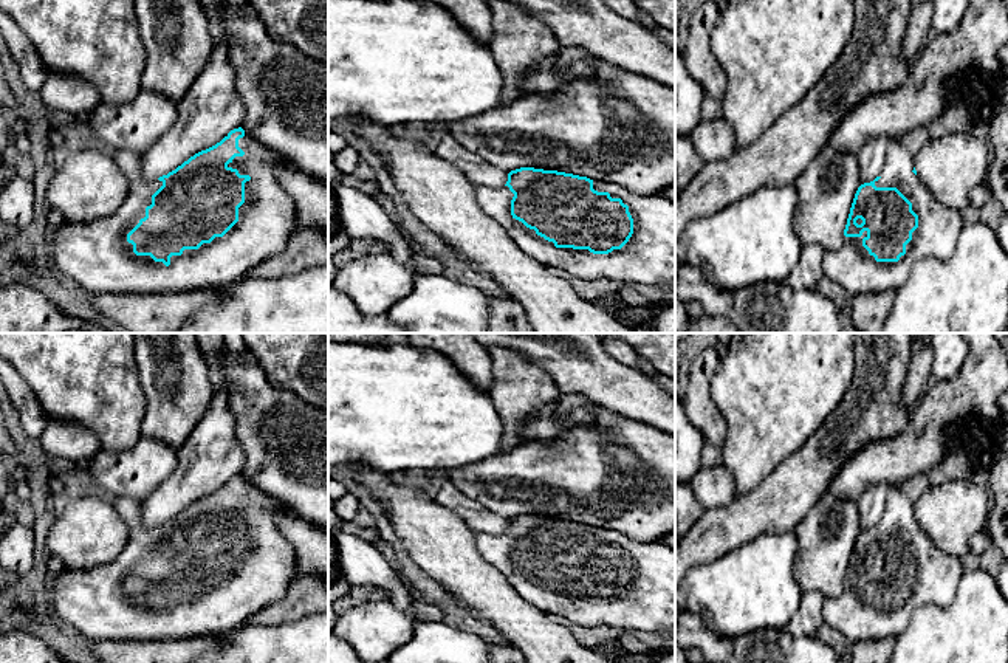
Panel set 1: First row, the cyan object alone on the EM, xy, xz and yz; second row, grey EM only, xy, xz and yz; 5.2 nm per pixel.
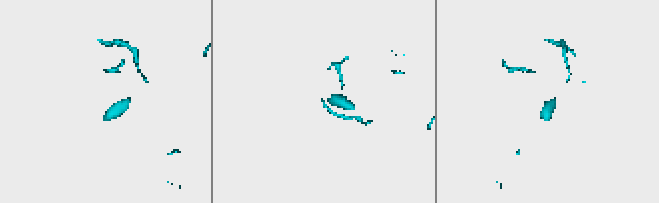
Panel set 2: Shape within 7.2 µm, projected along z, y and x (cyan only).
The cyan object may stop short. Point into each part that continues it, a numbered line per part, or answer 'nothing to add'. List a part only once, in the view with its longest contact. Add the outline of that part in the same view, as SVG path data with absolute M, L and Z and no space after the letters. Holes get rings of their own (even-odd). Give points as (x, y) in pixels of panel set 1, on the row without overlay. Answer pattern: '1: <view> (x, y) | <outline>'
1: xy (96, 603) | M248 480L238 486L238 494L245 502L235 503L228 514L251 524L245 530L245 550L238 555L238 569L223 584L215 584L198 596L184 596L181 603L172 603L169 613L155 609L150 603L136 603L133 592L127 589L127 581L146 564L146 555L152 551L152 542L163 533L163 528L142 525L141 510L146 500L115 497L116 511L127 519L129 541L122 553L108 564L77 572L63 569L56 573L48 593L57 618L87 640L194 638L231 634L262 609L283 599L290 586L297 579L297 558L296 548L277 530L273 516L279 511L294 511Z

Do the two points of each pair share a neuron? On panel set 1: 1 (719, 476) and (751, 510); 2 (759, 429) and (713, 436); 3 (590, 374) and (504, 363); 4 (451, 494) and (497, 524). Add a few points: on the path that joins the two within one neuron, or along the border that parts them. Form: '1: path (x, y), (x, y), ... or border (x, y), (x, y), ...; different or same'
1: border (737, 496), (723, 507), (705, 510); different
2: border (713, 400), (725, 422), (722, 446); different
3: border (510, 349), (536, 363), (561, 392); different
4: path (462, 505), (486, 521); same

